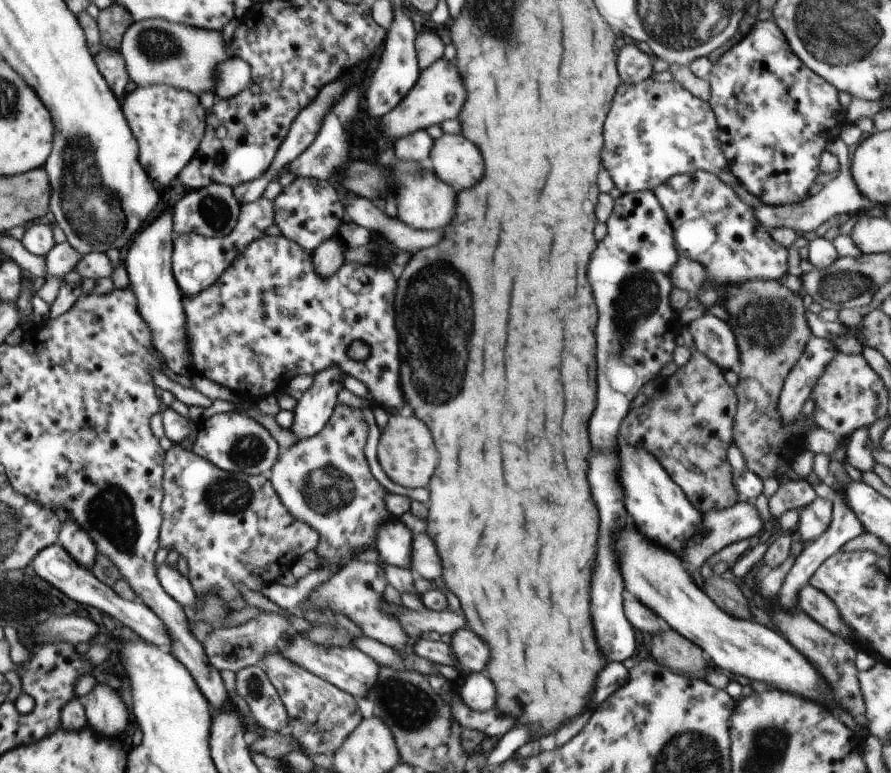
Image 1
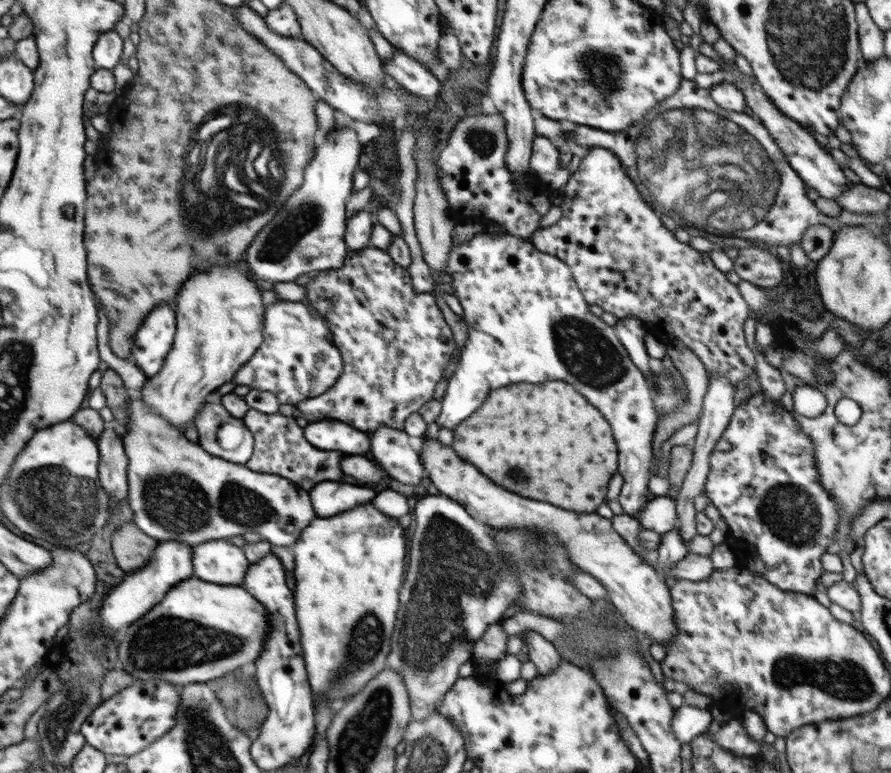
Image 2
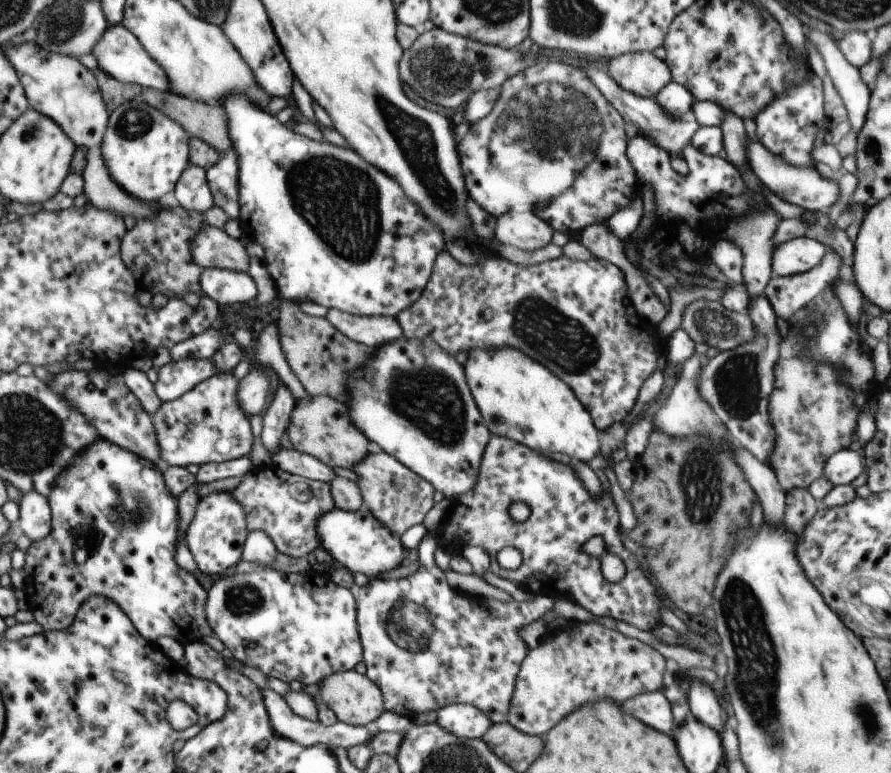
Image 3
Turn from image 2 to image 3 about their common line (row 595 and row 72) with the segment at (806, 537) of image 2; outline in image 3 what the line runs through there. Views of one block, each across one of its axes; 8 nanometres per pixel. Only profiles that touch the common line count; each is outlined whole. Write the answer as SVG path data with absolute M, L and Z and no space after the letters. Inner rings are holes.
M812 70L795 87L789 87L783 95L777 95L753 119L756 139L782 161L796 167L813 167L812 153L817 134L829 123L824 112L823 82Z

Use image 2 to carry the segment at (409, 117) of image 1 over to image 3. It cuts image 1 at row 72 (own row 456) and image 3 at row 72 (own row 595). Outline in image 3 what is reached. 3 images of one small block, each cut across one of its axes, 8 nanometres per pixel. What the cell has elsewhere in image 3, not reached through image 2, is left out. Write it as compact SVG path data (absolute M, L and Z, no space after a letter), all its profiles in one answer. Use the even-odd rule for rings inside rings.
M634 52L616 56L608 62L608 75L623 90L640 97L655 97L671 80L664 61L650 52Z

